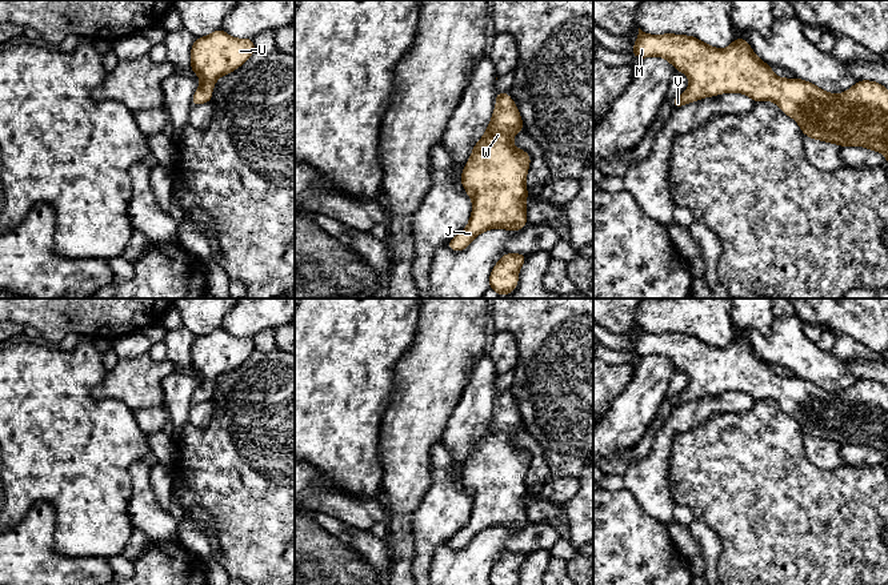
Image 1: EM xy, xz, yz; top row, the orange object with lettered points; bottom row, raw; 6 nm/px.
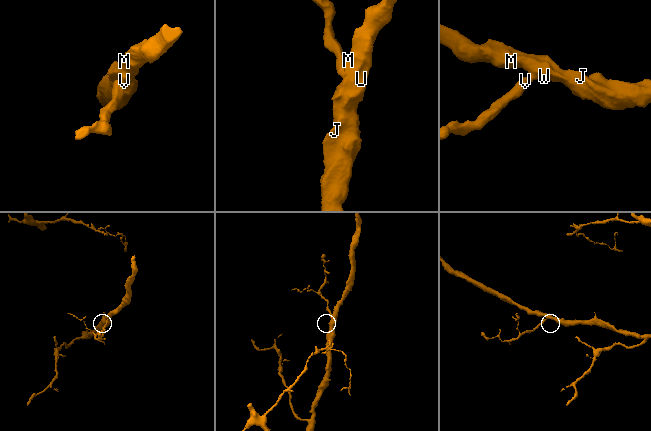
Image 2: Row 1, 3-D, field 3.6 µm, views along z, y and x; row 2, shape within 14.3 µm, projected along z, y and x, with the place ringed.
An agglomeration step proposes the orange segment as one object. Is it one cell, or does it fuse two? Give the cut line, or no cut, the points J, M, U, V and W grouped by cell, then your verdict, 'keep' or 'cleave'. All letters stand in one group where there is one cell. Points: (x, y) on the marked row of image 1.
cut none; groups J M U V W; keep

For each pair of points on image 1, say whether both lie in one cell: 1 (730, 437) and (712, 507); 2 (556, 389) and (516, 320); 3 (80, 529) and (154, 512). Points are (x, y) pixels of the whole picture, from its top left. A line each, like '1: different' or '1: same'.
1: same
2: same
3: different

